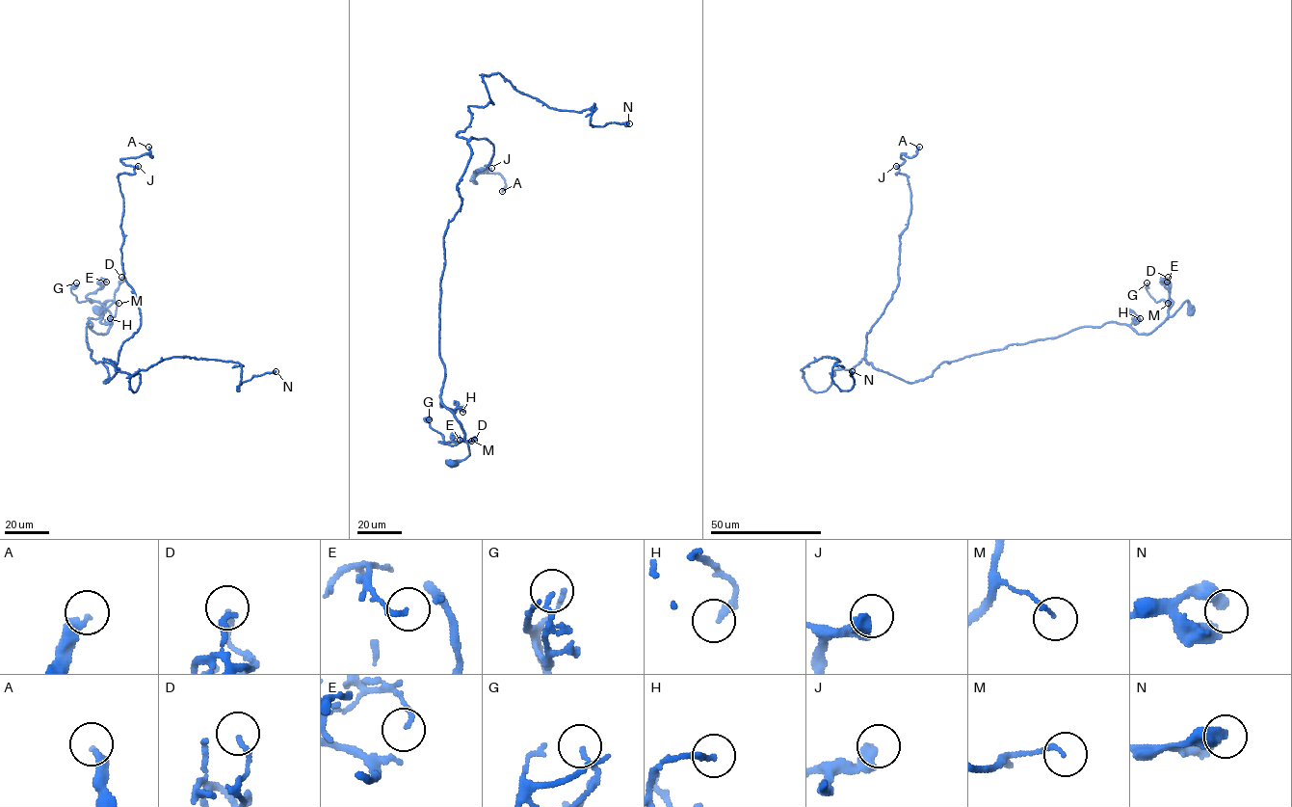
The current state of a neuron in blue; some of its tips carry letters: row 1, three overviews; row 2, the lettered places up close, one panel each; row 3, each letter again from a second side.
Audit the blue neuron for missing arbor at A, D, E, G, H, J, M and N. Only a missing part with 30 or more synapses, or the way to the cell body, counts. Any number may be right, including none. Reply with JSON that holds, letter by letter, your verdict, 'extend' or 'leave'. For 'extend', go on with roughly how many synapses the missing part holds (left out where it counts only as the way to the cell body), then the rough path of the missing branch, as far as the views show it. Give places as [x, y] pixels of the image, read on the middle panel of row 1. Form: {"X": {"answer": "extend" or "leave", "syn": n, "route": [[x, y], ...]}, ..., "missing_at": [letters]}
{"A": {"answer": "leave"}, "D": {"answer": "leave"}, "E": {"answer": "leave"}, "G": {"answer": "leave"}, "H": {"answer": "leave"}, "J": {"answer": "leave"}, "M": {"answer": "leave"}, "N": {"answer": "leave"}, "missing_at": []}

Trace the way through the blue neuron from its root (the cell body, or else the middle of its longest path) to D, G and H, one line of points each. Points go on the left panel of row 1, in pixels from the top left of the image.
D: (97, 310), (113, 300), (117, 304), (115, 315), (112, 316), (107, 309), (123, 282), (121, 277)
G: (97, 310), (109, 300), (117, 304), (116, 314), (112, 316), (97, 302), (79, 302), (71, 291), (76, 282)
H: (97, 310), (109, 300), (117, 304), (109, 330), (96, 334), (88, 321), (101, 317), (107, 324), (110, 318)

